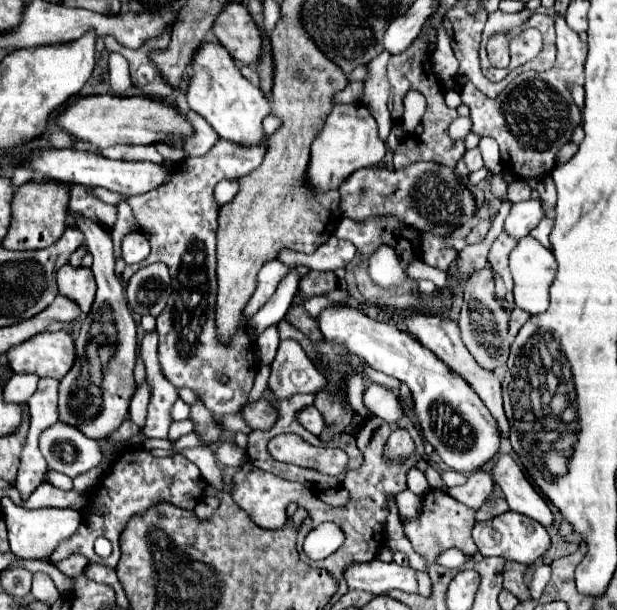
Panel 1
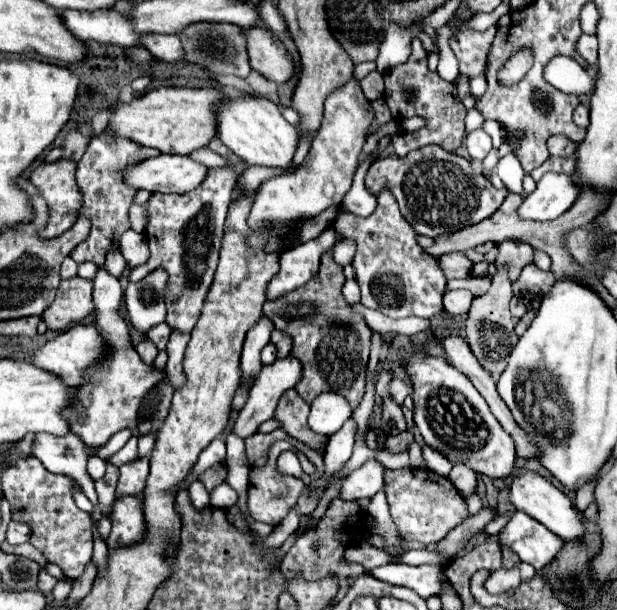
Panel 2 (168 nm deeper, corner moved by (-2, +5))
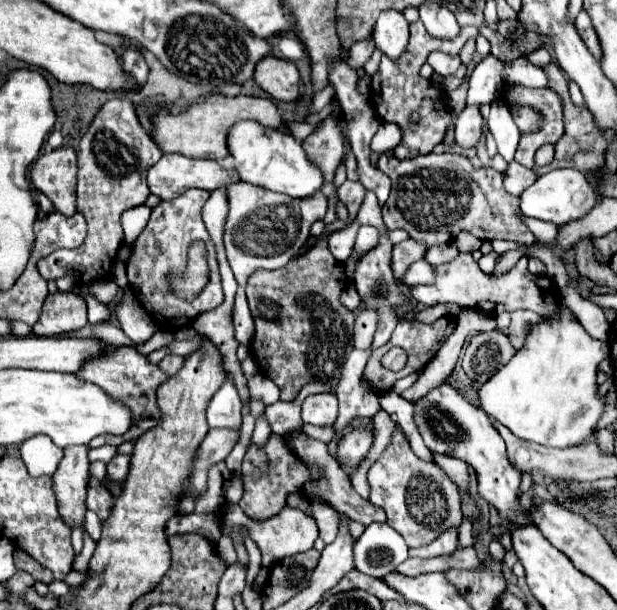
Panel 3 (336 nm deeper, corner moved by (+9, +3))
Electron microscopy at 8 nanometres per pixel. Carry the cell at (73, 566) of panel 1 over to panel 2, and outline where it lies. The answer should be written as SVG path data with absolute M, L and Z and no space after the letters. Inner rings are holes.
M34 456L18 458L8 464L2 474L2 492L12 506L12 518L30 522L30 544L38 548L48 562L54 562L70 578L82 576L86 564L92 560L92 516L80 510L72 498L72 486L76 482L64 474L54 474L44 468Z

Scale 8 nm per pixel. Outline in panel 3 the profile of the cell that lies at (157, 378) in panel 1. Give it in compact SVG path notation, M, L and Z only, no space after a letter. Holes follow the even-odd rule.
M117 454L109 466L107 466L107 476L105 476L105 484L121 484L127 476L129 470L129 456Z

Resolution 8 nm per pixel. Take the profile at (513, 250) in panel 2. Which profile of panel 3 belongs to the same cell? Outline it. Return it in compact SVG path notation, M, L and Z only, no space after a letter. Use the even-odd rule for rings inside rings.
M459 254L453 262L439 264L433 270L435 270L433 284L427 284L427 286L419 284L419 286L411 288L411 298L423 306L433 306L439 302L455 302L455 304L461 304L463 308L477 308L477 310L483 310L487 314L495 314L498 311L513 312L513 310L525 308L525 310L537 312L541 316L551 316L561 302L561 294L557 294L557 292L545 294L537 286L537 278L527 270L527 258L521 258L503 276L485 274L479 268L479 264L473 260L471 254ZM545 296L553 296L553 300L545 298Z

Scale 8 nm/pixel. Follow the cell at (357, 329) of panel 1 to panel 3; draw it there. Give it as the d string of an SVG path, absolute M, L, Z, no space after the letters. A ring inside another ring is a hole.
M445 382L443 386L431 390L425 398L415 402L415 422L429 450L459 458L475 468L481 486L481 498L497 508L501 520L513 524L515 528L533 524L531 510L523 510L519 504L521 472L509 462L503 438L481 408L469 404L451 384Z

